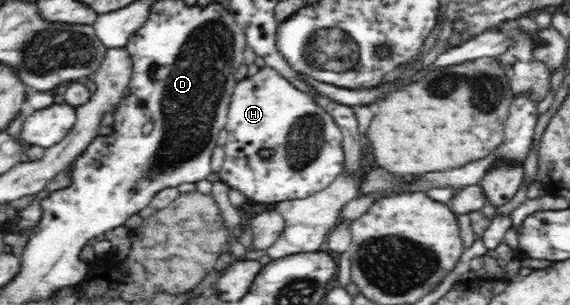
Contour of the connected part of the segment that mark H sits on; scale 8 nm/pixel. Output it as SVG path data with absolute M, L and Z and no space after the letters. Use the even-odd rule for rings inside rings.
M265 66L259 69L253 77L246 77L236 83L229 102L228 120L224 128L227 130L227 140L223 146L225 157L223 167L219 171L220 181L225 182L230 188L238 189L243 195L246 195L248 201L276 204L280 201L304 198L329 187L329 184L333 183L337 175L344 170L344 135L341 133L340 127L335 123L332 115L326 112L325 108L321 107L313 99L312 95L309 95L308 92L301 91L291 81L284 79L275 68ZM263 148L273 151L273 155L271 157L260 157L258 151Z

